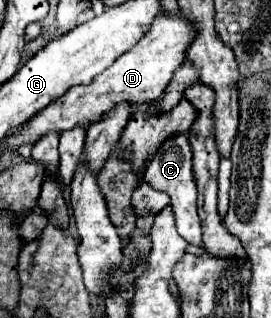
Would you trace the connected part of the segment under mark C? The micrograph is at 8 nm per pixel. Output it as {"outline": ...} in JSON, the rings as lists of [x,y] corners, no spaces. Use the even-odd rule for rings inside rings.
{"outline":[[[188,133],[176,135],[162,143],[162,147],[148,161],[144,181],[148,185],[152,185],[152,189],[164,191],[170,195],[170,207],[172,207],[172,213],[176,219],[178,233],[190,245],[200,247],[202,245],[202,227],[200,227],[200,219],[196,213],[196,181],[194,181],[194,173],[192,173],[192,151],[188,147]]]}

